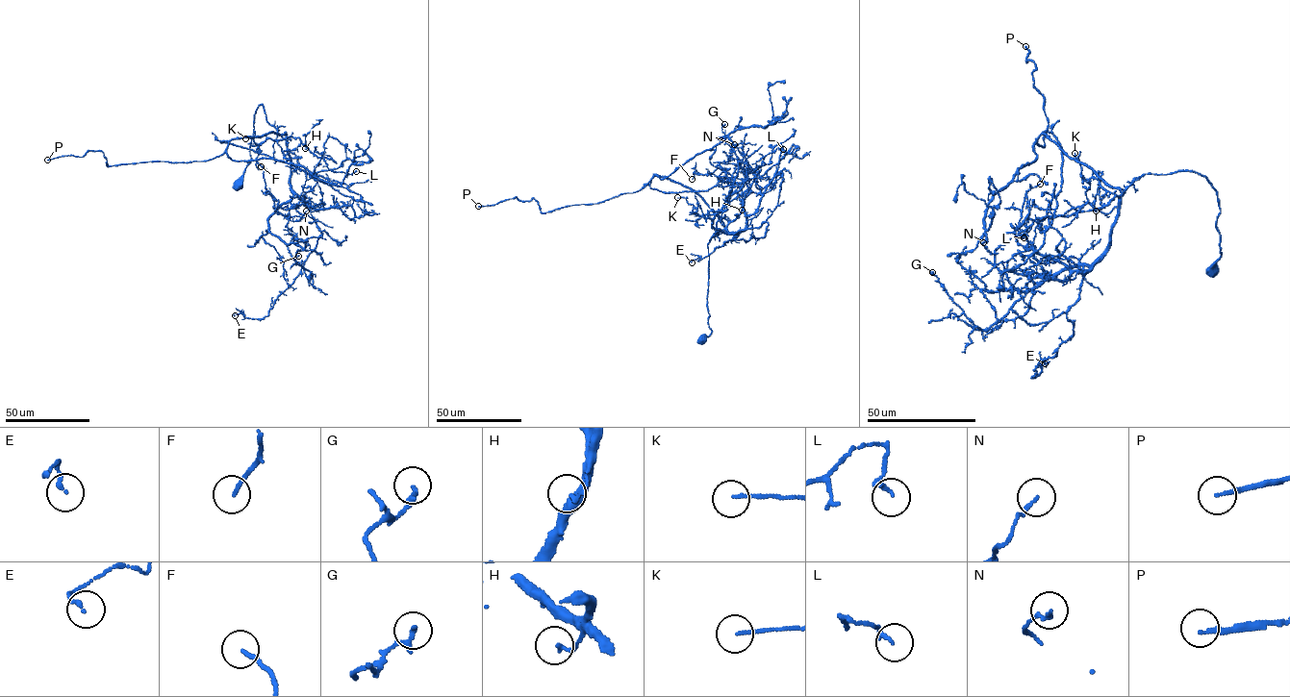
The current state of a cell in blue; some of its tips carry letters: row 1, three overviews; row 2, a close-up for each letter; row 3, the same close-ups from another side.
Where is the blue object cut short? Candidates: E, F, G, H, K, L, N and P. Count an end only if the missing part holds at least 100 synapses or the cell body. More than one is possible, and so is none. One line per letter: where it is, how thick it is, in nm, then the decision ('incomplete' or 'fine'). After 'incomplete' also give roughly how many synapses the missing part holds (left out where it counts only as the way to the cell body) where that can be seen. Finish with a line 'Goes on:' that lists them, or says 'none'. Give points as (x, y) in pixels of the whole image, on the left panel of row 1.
E: (235, 315) | 150 nm | fine
F: (261, 166) | 150 nm | fine
G: (298, 256) | 150 nm | fine
H: (305, 148) | 170 nm | fine
K: (245, 138) | 110 nm | fine
L: (356, 171) | 170 nm | fine
N: (306, 211) | 140 nm | fine
P: (47, 160) | 150 nm | incomplete | 130 syn
Goes on: P

